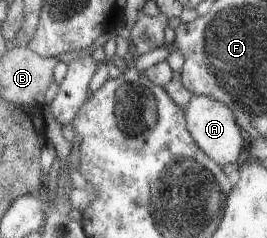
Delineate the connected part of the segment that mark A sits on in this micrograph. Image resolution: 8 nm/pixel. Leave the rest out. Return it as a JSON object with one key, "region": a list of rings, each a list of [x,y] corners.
{"region":[[[192,95],[183,110],[186,128],[192,136],[192,140],[212,162],[216,162],[222,167],[224,164],[236,164],[241,160],[245,153],[247,139],[241,133],[234,115],[229,112],[229,108],[225,104],[209,96]]]}

